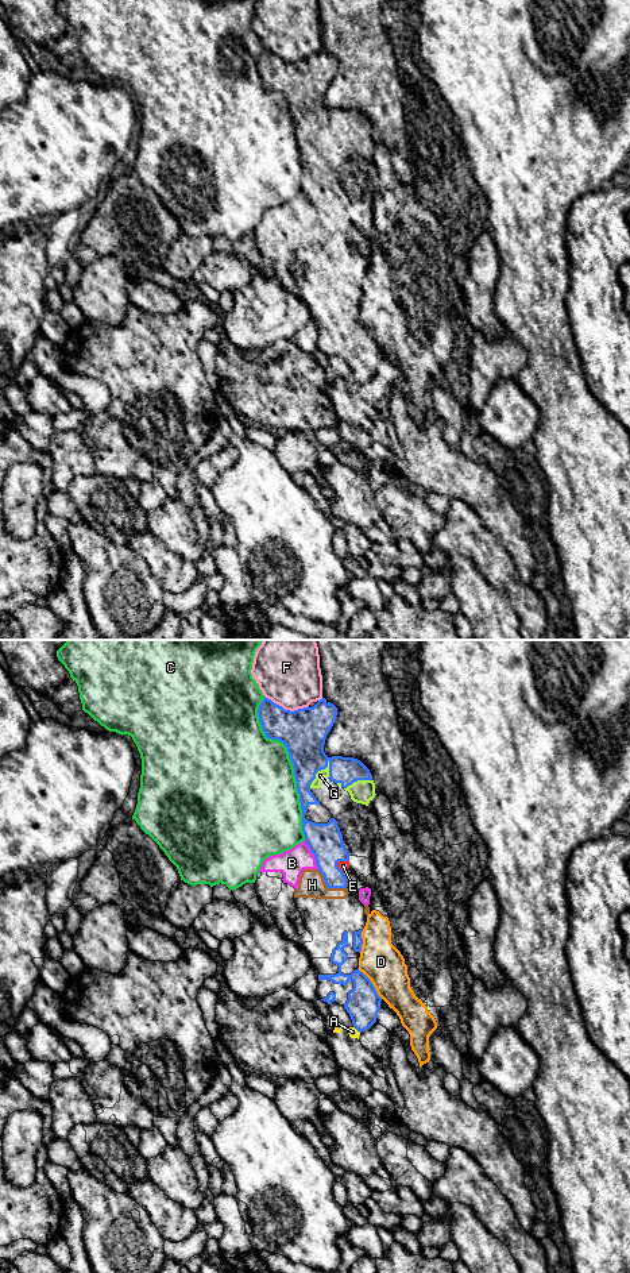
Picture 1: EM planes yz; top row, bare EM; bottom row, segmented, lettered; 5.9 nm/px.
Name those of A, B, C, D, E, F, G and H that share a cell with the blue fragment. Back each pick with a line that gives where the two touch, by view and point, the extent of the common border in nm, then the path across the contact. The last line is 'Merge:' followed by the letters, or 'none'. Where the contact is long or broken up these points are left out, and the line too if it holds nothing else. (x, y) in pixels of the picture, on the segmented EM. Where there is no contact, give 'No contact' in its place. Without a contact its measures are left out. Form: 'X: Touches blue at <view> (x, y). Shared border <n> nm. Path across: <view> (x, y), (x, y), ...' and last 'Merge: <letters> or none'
B: Touches blue at yz (313, 853). Shared border 200 nm
E: Touches blue at yz (341, 860). Shared border 90 nm
G: Touches blue at yz (317, 771). Shared border 200 nm
H: Touches blue at yz (328, 887). Shared border 200 nm
Merge: B, E, G, H

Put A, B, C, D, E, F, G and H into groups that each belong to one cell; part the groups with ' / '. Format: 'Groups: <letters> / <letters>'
Groups: A / B E G H / C / D / F

